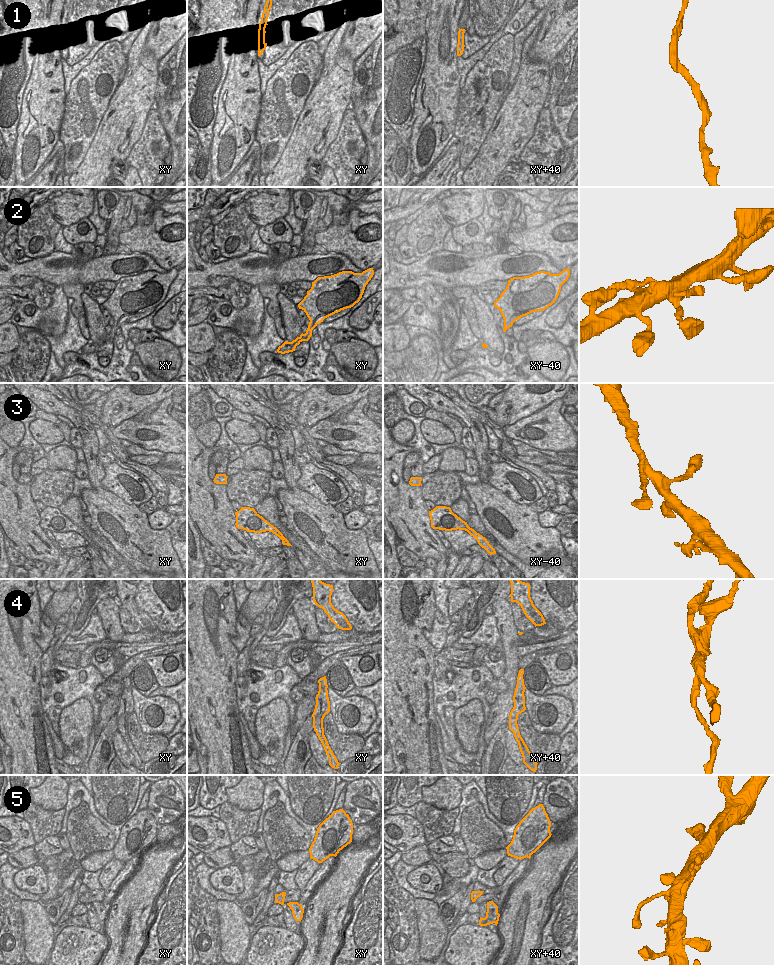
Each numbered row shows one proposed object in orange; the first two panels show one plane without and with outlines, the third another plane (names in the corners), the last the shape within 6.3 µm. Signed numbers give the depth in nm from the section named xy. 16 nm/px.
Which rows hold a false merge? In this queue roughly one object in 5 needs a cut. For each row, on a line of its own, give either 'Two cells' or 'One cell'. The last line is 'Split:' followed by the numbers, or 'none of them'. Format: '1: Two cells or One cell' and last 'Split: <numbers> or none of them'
1: One cell
2: One cell
3: One cell
4: Two cells
5: One cell
Split: 4

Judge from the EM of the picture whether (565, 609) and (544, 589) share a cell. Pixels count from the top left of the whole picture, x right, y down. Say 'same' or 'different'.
same

